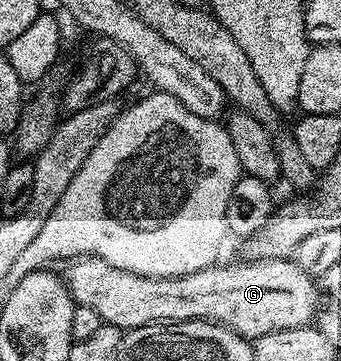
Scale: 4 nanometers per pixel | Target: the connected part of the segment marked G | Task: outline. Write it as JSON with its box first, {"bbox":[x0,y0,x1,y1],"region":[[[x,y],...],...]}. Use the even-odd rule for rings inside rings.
{"bbox":[63,255,319,341],"region":[[[79,255],[64,264],[63,278],[65,288],[76,306],[99,313],[102,323],[115,325],[123,333],[136,327],[145,327],[149,323],[182,323],[206,319],[209,323],[230,327],[235,334],[252,341],[279,329],[299,329],[314,322],[319,302],[317,284],[314,276],[299,269],[299,265],[295,265],[292,258],[250,259],[240,262],[229,263],[226,267],[204,267],[195,273],[179,277],[143,277],[139,273],[115,269],[115,265],[107,265],[103,257]]]}

